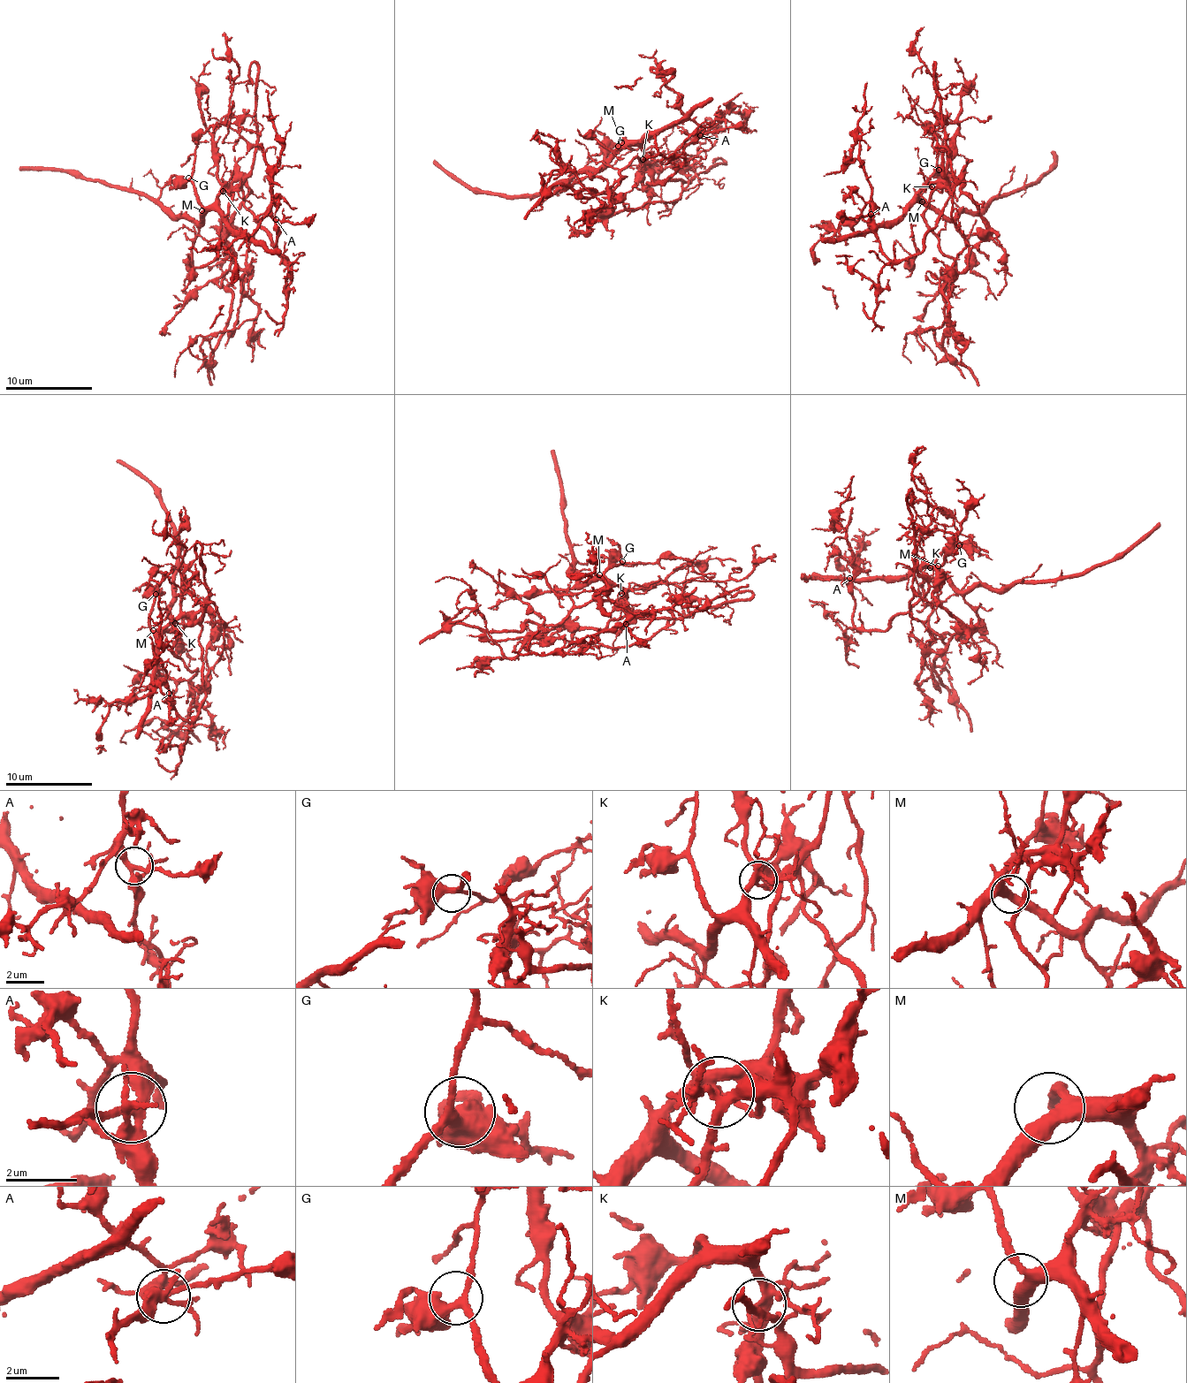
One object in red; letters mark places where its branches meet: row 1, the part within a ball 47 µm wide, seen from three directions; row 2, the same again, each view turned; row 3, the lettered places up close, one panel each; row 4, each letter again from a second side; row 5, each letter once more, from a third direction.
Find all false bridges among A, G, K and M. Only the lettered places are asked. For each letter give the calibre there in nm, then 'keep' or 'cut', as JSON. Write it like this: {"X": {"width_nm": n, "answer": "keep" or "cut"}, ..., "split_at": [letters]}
{"A": {"width_nm": 260, "answer": "keep"}, "G": {"width_nm": 320, "answer": "keep"}, "K": {"width_nm": 280, "answer": "cut"}, "M": {"width_nm": 360, "answer": "keep"}, "split_at": ["K"]}

